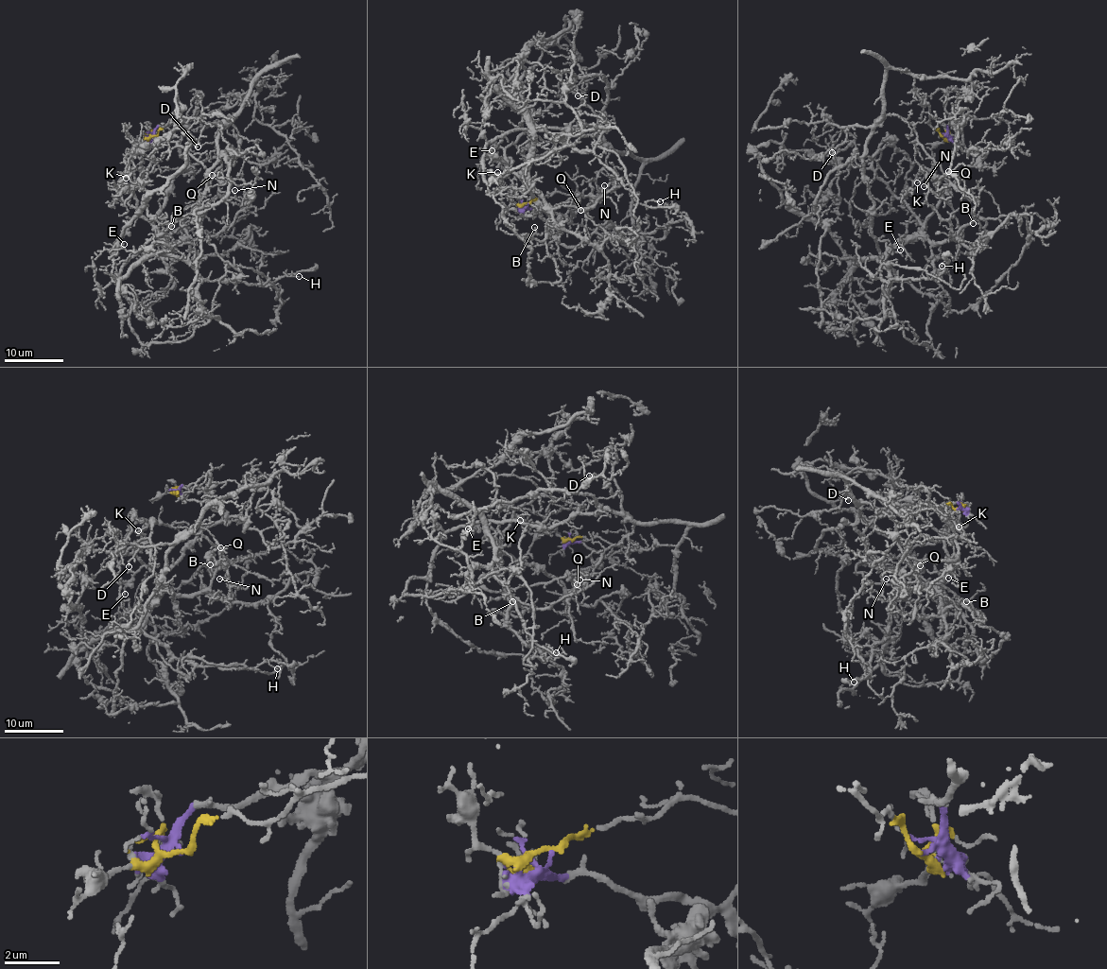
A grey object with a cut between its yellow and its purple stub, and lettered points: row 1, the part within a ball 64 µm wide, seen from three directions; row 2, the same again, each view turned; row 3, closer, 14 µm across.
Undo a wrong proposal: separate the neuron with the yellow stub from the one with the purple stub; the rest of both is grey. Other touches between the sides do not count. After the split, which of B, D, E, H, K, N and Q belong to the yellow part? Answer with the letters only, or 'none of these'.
D, N, Q

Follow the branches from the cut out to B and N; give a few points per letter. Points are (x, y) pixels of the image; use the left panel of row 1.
B: (155, 135), (184, 120), (188, 164), (154, 221), (177, 243), (186, 235), (182, 222), (171, 226)
N: (155, 135), (233, 106), (261, 73), (246, 103), (218, 129), (218, 186), (231, 197), (233, 190)

